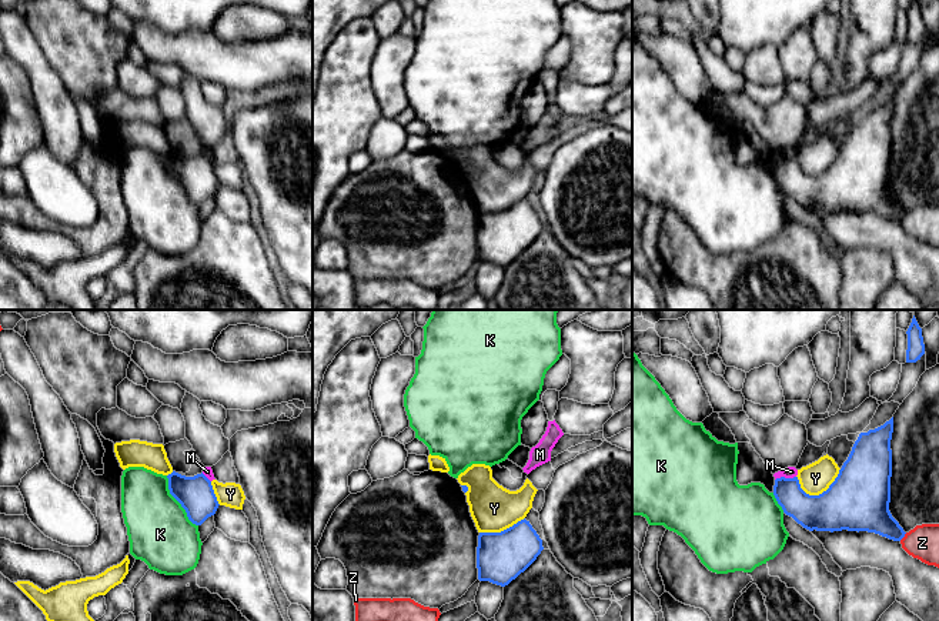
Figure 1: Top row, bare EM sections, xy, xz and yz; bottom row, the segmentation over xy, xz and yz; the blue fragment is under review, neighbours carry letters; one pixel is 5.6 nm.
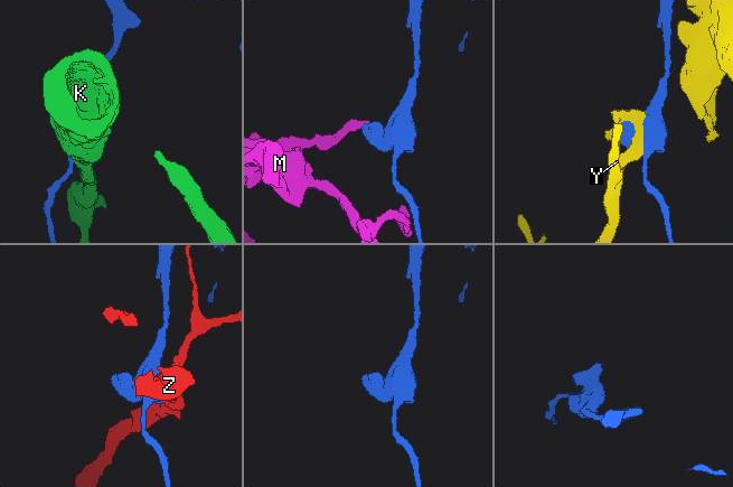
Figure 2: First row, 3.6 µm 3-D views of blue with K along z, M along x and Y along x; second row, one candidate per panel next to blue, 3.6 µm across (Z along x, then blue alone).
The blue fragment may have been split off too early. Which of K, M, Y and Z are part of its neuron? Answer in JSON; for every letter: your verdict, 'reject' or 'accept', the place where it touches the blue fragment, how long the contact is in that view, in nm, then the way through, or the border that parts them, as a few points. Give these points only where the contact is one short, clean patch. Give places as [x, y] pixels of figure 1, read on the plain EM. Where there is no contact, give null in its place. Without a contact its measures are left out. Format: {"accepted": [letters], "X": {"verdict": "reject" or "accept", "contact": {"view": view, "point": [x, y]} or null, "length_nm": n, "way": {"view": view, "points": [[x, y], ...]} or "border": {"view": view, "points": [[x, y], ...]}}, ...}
{"accepted": [], "K": {"verdict": "reject", "contact": {"view": "xy", "point": [177, 180]}, "length_nm": 340}, "M": {"verdict": "reject", "contact": {"view": "yz", "point": [784, 157]}, "length_nm": 120, "border": {"view": "yz", "points": [[795, 156], [778, 157], [775, 160]]}}, "Y": {"verdict": "reject", "contact": {"view": "yz", "point": [819, 174]}, "length_nm": 260}, "Z": {"verdict": "reject", "contact": {"view": "yz", "point": [902, 217]}, "length_nm": 60}}

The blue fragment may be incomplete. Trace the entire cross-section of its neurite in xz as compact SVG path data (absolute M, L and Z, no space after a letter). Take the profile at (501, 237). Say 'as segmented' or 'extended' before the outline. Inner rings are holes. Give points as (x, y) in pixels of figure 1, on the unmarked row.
as segmented | M525 198L501 213L479 213L478 260L505 267L544 230L542 220Z

